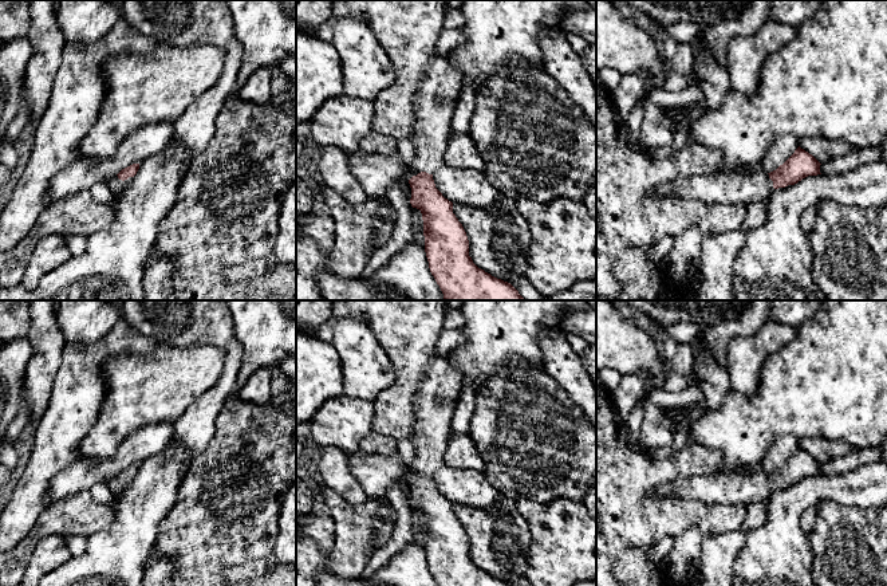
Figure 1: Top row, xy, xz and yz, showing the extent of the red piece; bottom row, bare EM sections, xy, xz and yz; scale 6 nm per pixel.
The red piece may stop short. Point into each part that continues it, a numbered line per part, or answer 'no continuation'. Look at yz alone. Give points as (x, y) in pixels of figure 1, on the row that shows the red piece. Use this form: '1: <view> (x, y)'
1: yz (730, 187)

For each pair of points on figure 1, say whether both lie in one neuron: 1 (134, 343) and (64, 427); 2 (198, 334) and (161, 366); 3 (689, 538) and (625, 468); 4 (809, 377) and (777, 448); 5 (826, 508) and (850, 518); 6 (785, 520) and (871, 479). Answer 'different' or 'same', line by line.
1: same
2: different
3: different
4: different
5: same
6: same

